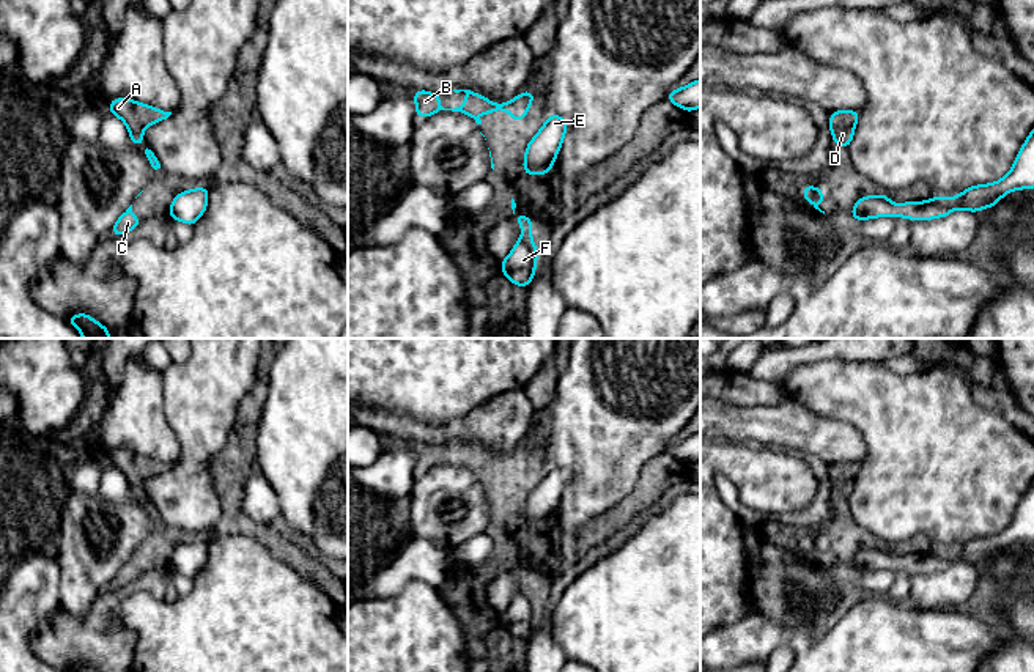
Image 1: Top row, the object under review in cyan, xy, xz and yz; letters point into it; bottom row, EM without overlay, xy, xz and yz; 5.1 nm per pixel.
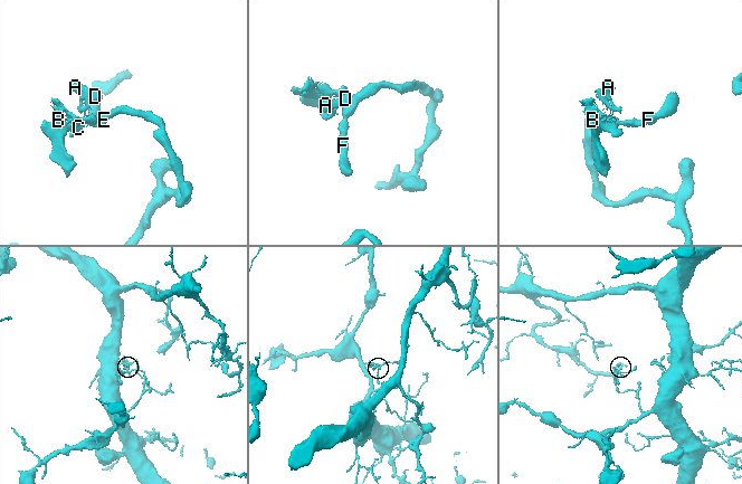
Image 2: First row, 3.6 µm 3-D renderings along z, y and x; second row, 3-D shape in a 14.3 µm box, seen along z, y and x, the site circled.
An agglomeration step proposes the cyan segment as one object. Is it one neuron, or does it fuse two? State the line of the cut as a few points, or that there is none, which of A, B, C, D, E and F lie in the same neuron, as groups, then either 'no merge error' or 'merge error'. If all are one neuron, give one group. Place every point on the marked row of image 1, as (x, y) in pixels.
yz (852, 211), (853, 217) | A B C D / E F | merge error

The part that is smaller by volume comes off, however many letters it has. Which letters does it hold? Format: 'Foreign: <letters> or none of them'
Foreign: A, B, C, D

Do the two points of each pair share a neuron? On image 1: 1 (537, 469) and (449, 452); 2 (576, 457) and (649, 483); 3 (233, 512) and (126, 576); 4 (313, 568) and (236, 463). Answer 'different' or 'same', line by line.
1: same
2: different
3: same
4: same

